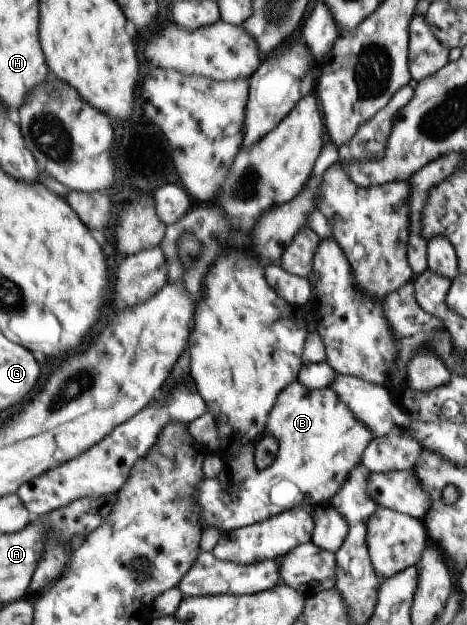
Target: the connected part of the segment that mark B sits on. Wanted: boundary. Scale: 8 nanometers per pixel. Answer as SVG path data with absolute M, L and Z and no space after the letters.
M293 381L285 386L276 396L275 402L267 416L265 434L274 436L279 443L273 464L265 470L256 470L253 464L253 446L247 447L247 452L239 456L230 465L213 478L203 478L195 486L195 504L199 506L199 526L202 530L215 528L217 532L228 532L256 522L261 522L270 516L287 511L296 506L325 504L333 494L337 494L339 486L347 480L349 472L359 466L361 457L368 441L373 434L368 432L365 424L361 424L351 414L351 410L337 400L337 394L329 387L317 390L307 390L303 384Z

